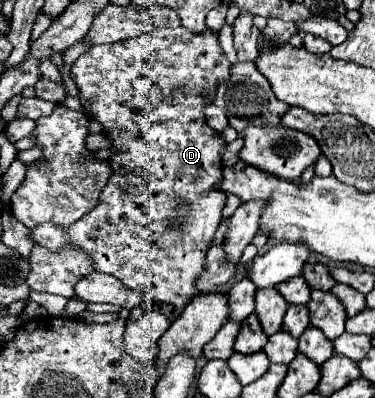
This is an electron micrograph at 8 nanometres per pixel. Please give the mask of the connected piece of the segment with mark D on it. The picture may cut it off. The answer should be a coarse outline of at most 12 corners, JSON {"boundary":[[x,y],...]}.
{"boundary":[[211,29],[93,45],[70,76],[113,175],[69,241],[185,309],[221,223]]}

